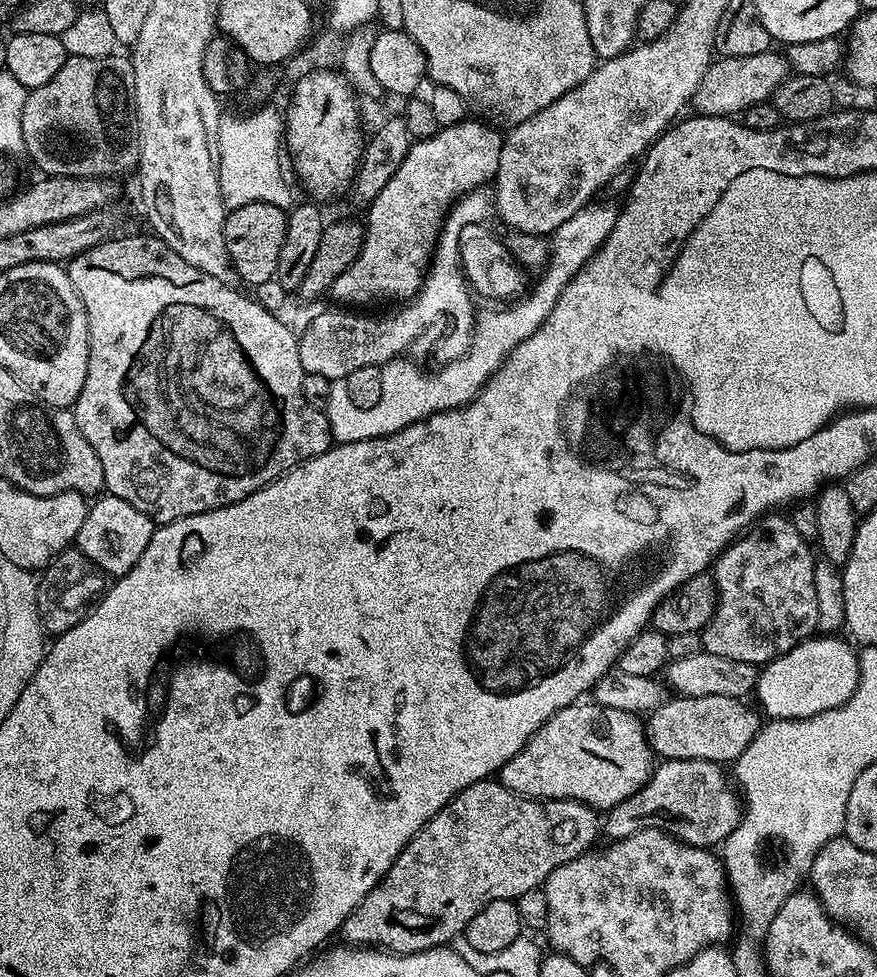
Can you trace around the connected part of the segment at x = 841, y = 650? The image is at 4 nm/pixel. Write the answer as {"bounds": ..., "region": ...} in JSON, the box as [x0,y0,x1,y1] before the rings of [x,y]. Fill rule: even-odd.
{"bounds":[754,634,860,720],"region":[[[813,634],[794,646],[794,650],[759,669],[754,689],[755,703],[768,720],[810,718],[834,710],[849,700],[860,681],[860,657],[847,639],[840,638],[836,634]]]}

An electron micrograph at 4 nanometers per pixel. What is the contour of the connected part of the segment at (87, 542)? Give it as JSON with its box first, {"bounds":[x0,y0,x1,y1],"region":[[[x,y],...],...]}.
{"bounds":[75,494,154,578],"region":[[[104,494],[91,501],[82,530],[76,535],[75,547],[109,577],[119,578],[132,569],[138,558],[142,558],[142,550],[150,546],[153,531],[154,521],[142,514],[142,510],[134,510],[134,506],[122,502],[122,498]]]}

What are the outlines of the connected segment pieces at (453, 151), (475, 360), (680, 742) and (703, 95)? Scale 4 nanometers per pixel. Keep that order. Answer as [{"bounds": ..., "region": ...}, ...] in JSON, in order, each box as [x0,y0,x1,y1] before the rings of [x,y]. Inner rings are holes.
[{"bounds":[330,118,504,306],"region":[[[465,118],[462,122],[458,122],[454,126],[446,126],[436,130],[433,136],[428,136],[425,140],[417,139],[413,143],[412,149],[406,154],[406,158],[402,162],[402,166],[398,166],[398,170],[394,173],[394,178],[390,178],[390,182],[386,182],[386,186],[382,186],[382,190],[378,194],[378,198],[374,198],[371,204],[367,205],[368,220],[366,219],[366,227],[364,229],[364,245],[360,247],[360,253],[354,263],[346,270],[346,274],[342,274],[342,278],[338,278],[338,282],[334,282],[330,293],[331,299],[337,300],[340,306],[360,306],[356,304],[380,304],[383,300],[400,300],[402,302],[411,299],[420,287],[424,284],[424,277],[430,267],[433,251],[436,247],[436,241],[440,235],[440,230],[444,226],[444,217],[448,215],[453,204],[460,197],[465,196],[468,192],[474,192],[485,187],[484,183],[495,181],[496,171],[498,170],[498,158],[502,158],[502,146],[504,145],[504,136],[493,125],[479,118]]]},{"bounds":[326,203,618,444],"region":[[[589,203],[588,207],[578,210],[578,214],[573,214],[558,230],[550,237],[550,259],[547,268],[544,269],[540,280],[536,285],[531,285],[530,291],[523,298],[517,299],[511,306],[504,306],[501,312],[488,312],[484,317],[477,319],[474,324],[474,335],[472,343],[468,345],[466,354],[461,354],[454,360],[447,361],[437,372],[423,372],[416,364],[404,360],[408,358],[397,358],[391,360],[389,364],[382,367],[382,398],[370,410],[362,410],[350,402],[350,394],[346,394],[346,382],[343,380],[333,380],[330,386],[330,402],[326,409],[326,415],[332,427],[332,439],[337,444],[346,442],[362,442],[363,440],[373,440],[379,436],[389,436],[406,426],[410,426],[419,420],[425,420],[428,416],[433,416],[435,412],[445,412],[451,408],[465,408],[465,406],[479,395],[486,386],[490,377],[504,365],[504,359],[521,344],[526,338],[530,338],[544,322],[548,315],[555,308],[555,303],[562,298],[566,286],[586,266],[586,262],[598,249],[604,245],[610,230],[614,230],[618,212],[614,207],[607,208],[604,204]]]},{"bounds":[647,696,762,765],"region":[[[676,696],[647,713],[648,745],[657,757],[666,760],[709,760],[731,765],[759,734],[762,716],[751,703],[734,696]]]},{"bounds":[690,50,789,118],"region":[[[776,50],[750,54],[750,58],[716,58],[706,70],[702,82],[698,82],[698,90],[692,96],[690,104],[699,115],[732,118],[735,117],[735,112],[736,115],[743,114],[750,106],[771,100],[776,87],[783,84],[789,75],[787,59],[781,53],[779,56]]]}]

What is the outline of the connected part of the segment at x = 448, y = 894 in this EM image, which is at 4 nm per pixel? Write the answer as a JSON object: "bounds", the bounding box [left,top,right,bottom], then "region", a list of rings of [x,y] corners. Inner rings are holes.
{"bounds":[342,778,602,952],"region":[[[496,778],[479,780],[476,784],[466,786],[466,790],[462,790],[446,807],[438,810],[438,814],[434,814],[434,818],[430,818],[428,825],[402,850],[400,857],[392,863],[390,870],[378,881],[374,890],[370,890],[370,894],[366,894],[366,898],[362,898],[359,906],[346,918],[342,936],[348,939],[345,941],[349,945],[383,946],[389,952],[421,952],[422,950],[451,945],[456,937],[463,933],[470,918],[474,918],[474,914],[478,914],[478,910],[482,910],[482,906],[495,900],[516,901],[522,894],[526,894],[526,890],[541,887],[548,876],[554,870],[558,870],[558,866],[562,866],[566,862],[578,858],[583,852],[589,851],[595,845],[592,843],[595,842],[596,835],[599,837],[602,832],[601,817],[596,816],[599,816],[597,809],[583,804],[580,800],[546,800],[543,802],[531,800],[528,796],[514,794]]]}

